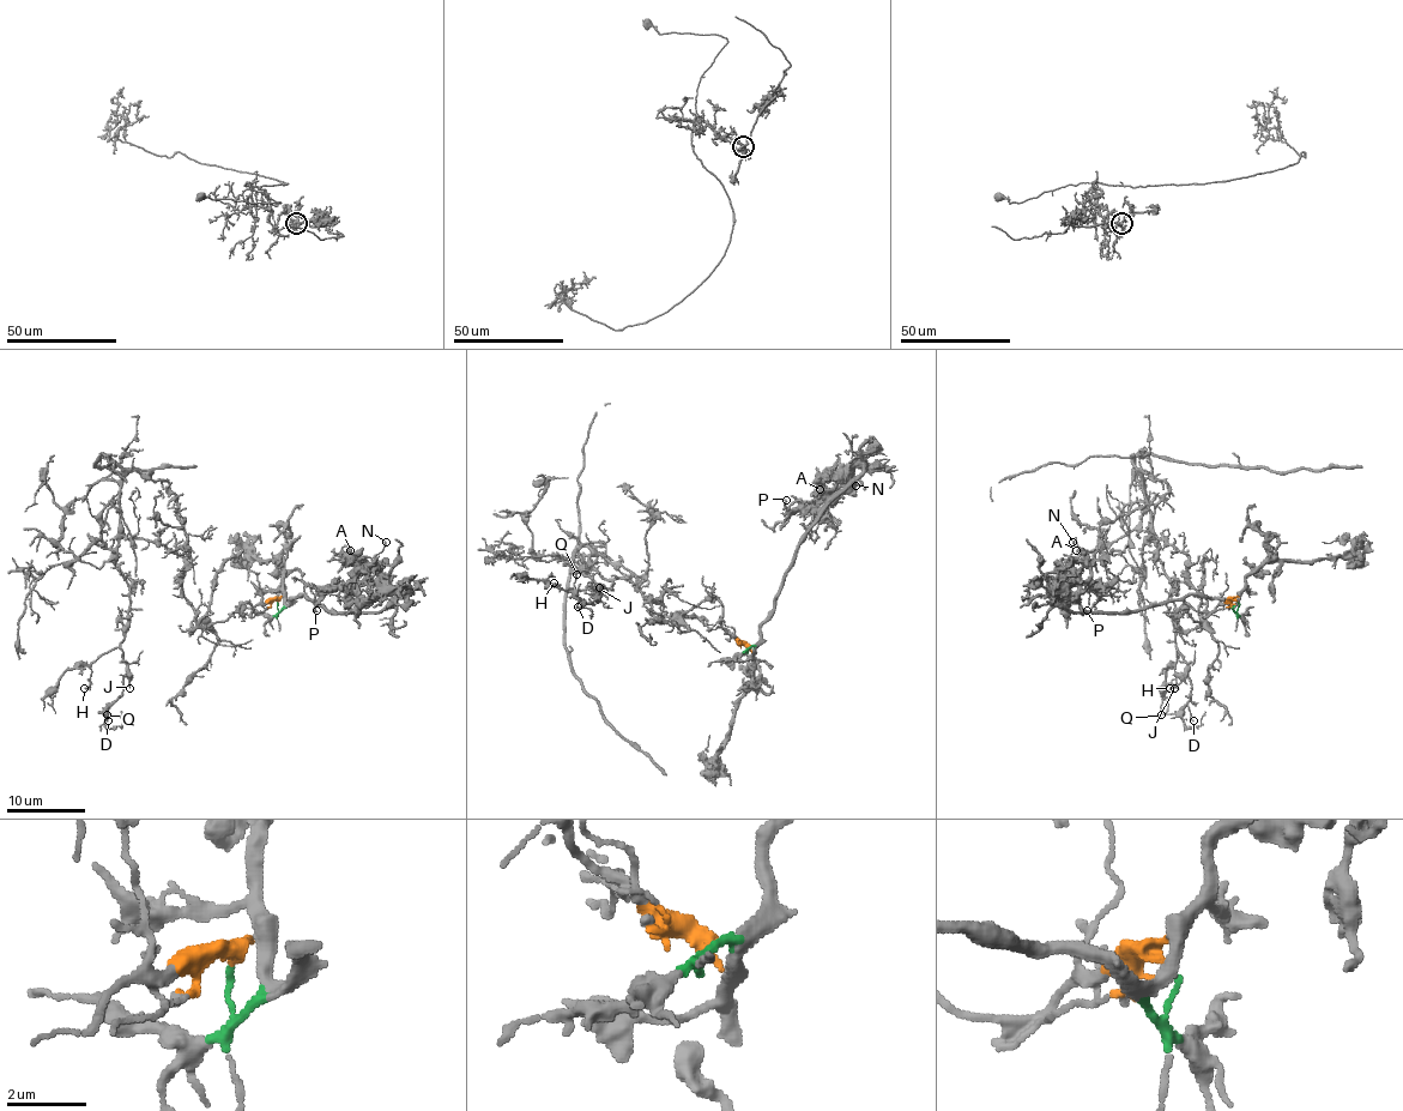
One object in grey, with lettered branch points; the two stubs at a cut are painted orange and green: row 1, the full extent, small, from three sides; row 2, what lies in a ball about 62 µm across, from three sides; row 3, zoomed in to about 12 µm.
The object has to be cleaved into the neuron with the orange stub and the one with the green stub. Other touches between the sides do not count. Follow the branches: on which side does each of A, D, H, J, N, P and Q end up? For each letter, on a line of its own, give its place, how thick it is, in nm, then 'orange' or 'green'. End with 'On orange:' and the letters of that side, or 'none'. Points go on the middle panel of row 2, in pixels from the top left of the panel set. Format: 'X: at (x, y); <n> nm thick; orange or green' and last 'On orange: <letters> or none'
A: at (820, 489); 240 nm thick; green
D: at (578, 607); 80 nm thick; orange
H: at (554, 583); 110 nm thick; orange
J: at (599, 587); 130 nm thick; orange
N: at (856, 485); 140 nm thick; green
P: at (786, 500); 180 nm thick; green
Q: at (576, 574); 140 nm thick; orange
On orange: D, H, J, Q

